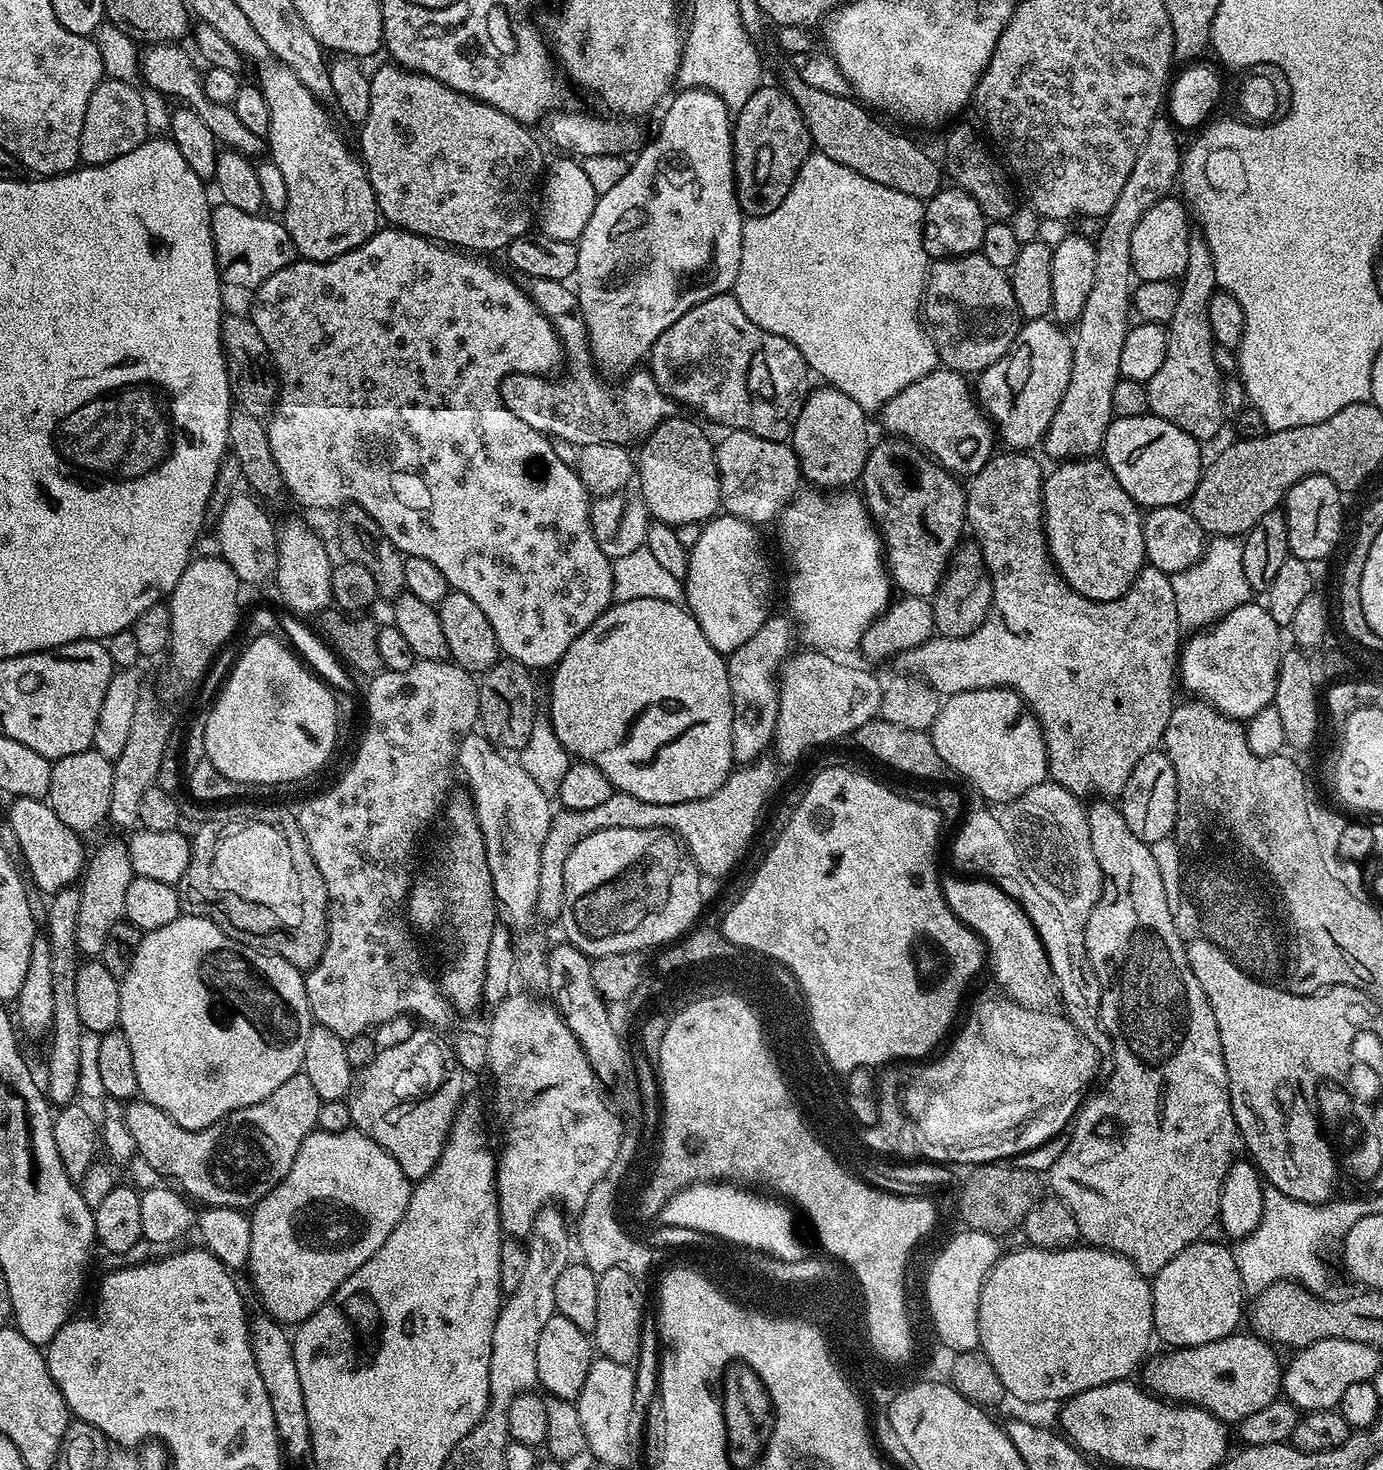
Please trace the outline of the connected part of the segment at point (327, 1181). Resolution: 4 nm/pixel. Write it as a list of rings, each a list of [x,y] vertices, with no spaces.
[[[365,1132],[310,1133],[298,1150],[298,1158],[294,1158],[294,1166],[290,1166],[290,1174],[250,1212],[252,1233],[246,1272],[252,1275],[252,1284],[264,1303],[263,1311],[285,1326],[308,1320],[390,1238],[390,1230],[406,1214],[413,1187],[413,1181],[402,1174],[402,1166]]]

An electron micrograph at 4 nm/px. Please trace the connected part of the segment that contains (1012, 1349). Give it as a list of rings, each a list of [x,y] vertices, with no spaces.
[[[1025,1246],[1016,1252],[1005,1251],[984,1280],[982,1294],[978,1302],[978,1334],[980,1335],[979,1351],[990,1358],[990,1366],[994,1366],[998,1378],[1002,1378],[1002,1386],[1009,1397],[1025,1400],[1028,1404],[1040,1404],[1043,1400],[1060,1400],[1067,1402],[1072,1397],[1082,1394],[1082,1390],[1090,1390],[1094,1386],[1109,1384],[1115,1380],[1127,1380],[1132,1371],[1141,1367],[1142,1361],[1149,1355],[1148,1343],[1154,1340],[1154,1306],[1152,1305],[1152,1285],[1149,1277],[1134,1267],[1125,1256],[1116,1252],[1108,1252],[1104,1248],[1091,1246],[1073,1246],[1070,1248],[1034,1248]]]

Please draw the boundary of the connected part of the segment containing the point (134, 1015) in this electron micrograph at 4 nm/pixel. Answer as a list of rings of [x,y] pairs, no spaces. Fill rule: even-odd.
[[[179,916],[166,926],[158,926],[158,930],[141,935],[138,954],[134,954],[134,962],[130,962],[130,970],[120,980],[120,1023],[119,1031],[126,1034],[126,1042],[130,1042],[130,1051],[134,1057],[134,1074],[138,1078],[138,1093],[149,1100],[158,1110],[170,1114],[178,1126],[186,1130],[202,1130],[223,1116],[229,1116],[234,1110],[254,1106],[254,1102],[262,1102],[262,1098],[270,1098],[286,1078],[295,1076],[304,1067],[306,1054],[306,1038],[310,1038],[310,1030],[314,1027],[312,1011],[306,998],[304,985],[305,973],[301,969],[290,966],[280,956],[273,956],[267,950],[251,948],[249,944],[238,942],[224,933],[214,922],[204,916]]]

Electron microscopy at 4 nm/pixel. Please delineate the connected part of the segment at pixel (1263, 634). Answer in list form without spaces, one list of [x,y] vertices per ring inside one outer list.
[[[1249,602],[1230,610],[1207,630],[1193,635],[1196,636],[1193,640],[1185,639],[1178,661],[1178,684],[1181,689],[1188,691],[1189,697],[1199,698],[1205,704],[1213,704],[1222,715],[1241,722],[1247,722],[1251,716],[1258,714],[1258,710],[1272,703],[1282,655],[1281,625],[1276,624],[1274,618],[1270,618],[1263,603],[1256,603]]]

